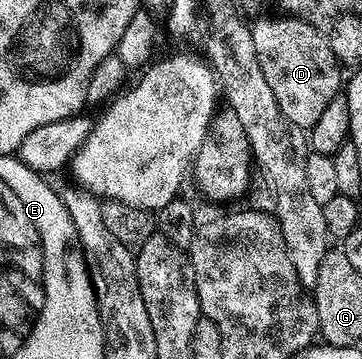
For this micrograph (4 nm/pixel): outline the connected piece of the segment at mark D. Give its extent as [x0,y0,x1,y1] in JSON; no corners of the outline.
[251,19,341,129]

